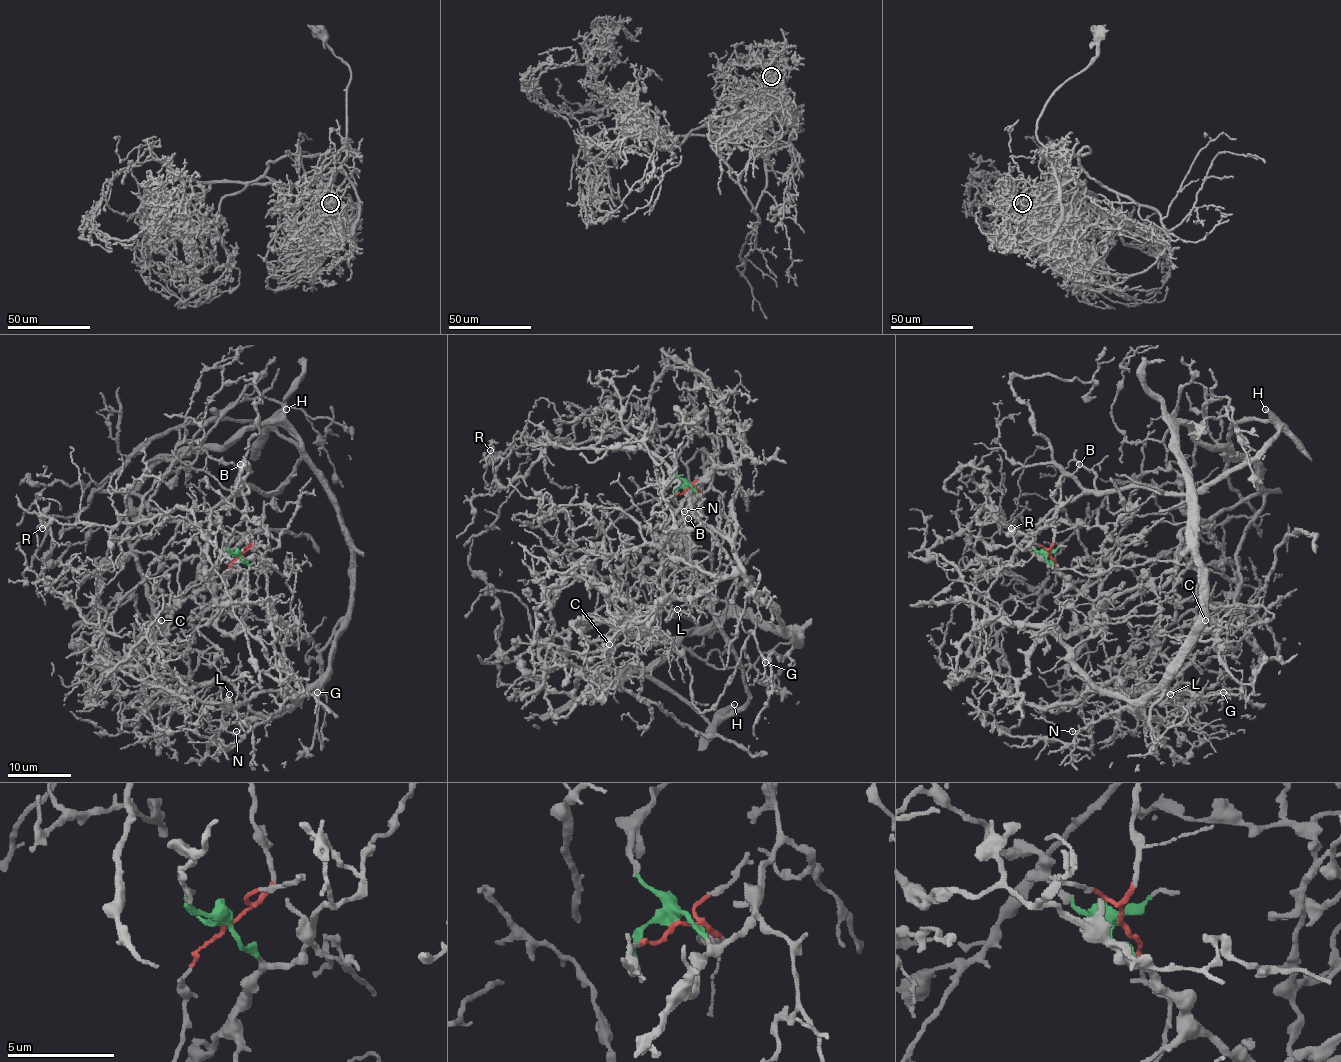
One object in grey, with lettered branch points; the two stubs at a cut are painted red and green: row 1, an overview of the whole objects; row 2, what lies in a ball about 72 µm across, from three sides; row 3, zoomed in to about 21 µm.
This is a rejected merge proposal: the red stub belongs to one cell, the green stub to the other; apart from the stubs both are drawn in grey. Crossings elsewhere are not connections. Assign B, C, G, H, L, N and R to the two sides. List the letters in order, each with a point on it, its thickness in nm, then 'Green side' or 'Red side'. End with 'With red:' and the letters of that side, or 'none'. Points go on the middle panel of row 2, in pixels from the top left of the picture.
B: Place: (688, 518). Thickness 110 nm. Red side
C: Place: (609, 644). Thickness 140 nm. Green side
G: Place: (765, 662). Thickness 170 nm. Green side
H: Place: (734, 704). Thickness 300 nm. Red side
L: Place: (677, 609). Thickness 110 nm. Green side
N: Place: (684, 511). Thickness 140 nm. Green side
R: Place: (490, 450). Thickness 170 nm. Green side
With red: B, H

